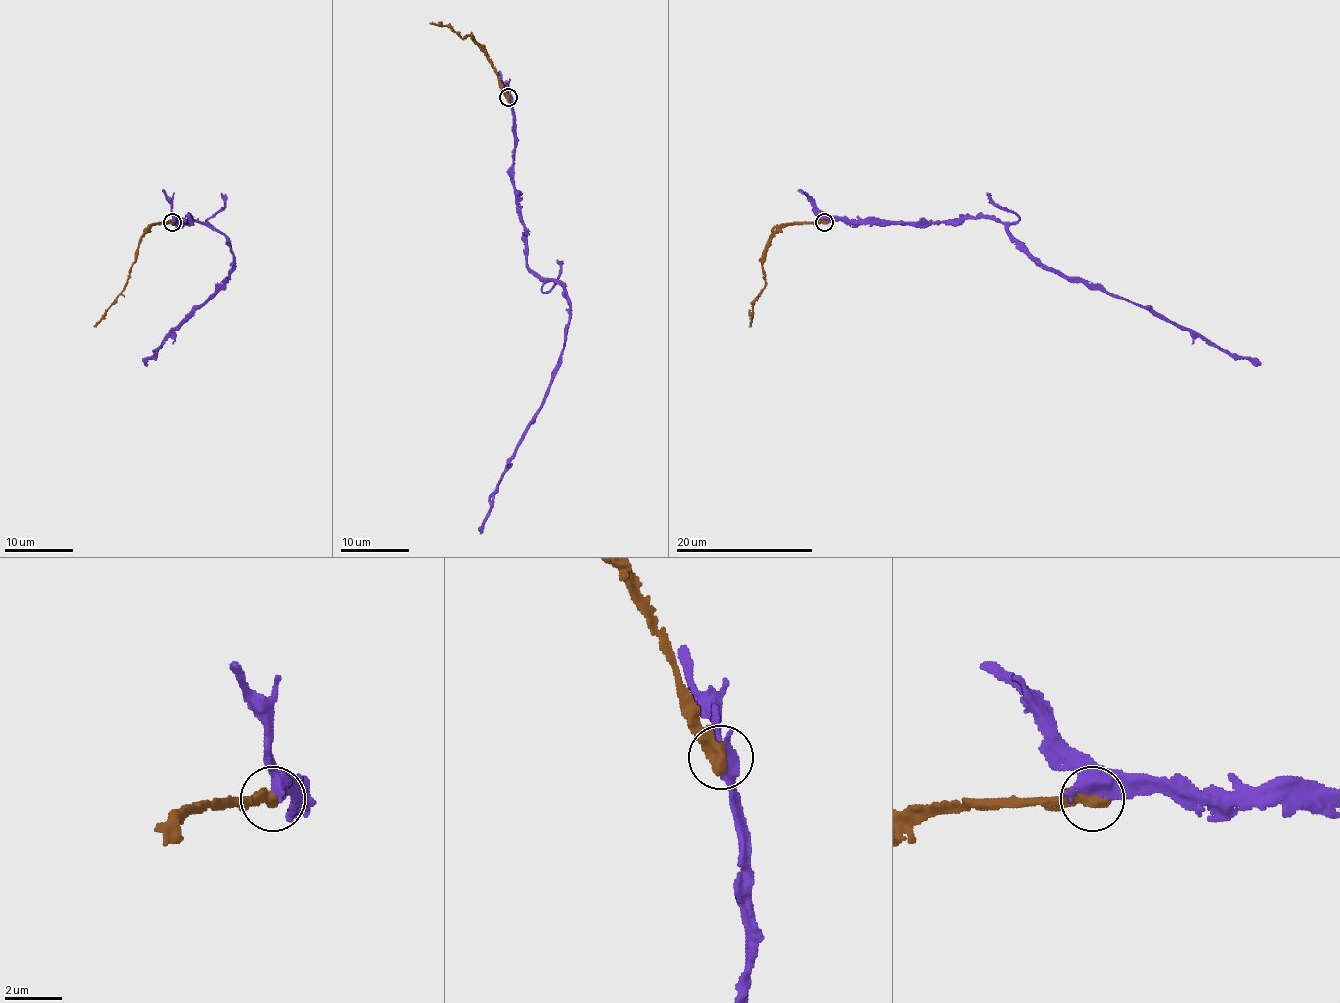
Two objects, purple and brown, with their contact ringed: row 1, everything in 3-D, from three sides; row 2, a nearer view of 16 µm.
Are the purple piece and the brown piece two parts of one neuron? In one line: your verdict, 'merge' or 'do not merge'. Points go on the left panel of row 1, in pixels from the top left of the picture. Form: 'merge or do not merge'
merge

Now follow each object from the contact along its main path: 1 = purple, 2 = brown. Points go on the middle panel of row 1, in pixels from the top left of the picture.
1: (508, 98), (513, 187), (527, 264), (563, 288), (570, 316), (563, 354), (544, 402), (491, 498), (480, 534)
2: (508, 98), (491, 60), (468, 36), (461, 37), (451, 27), (429, 24)

